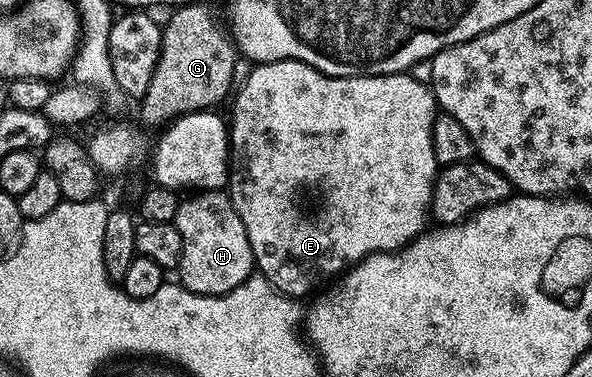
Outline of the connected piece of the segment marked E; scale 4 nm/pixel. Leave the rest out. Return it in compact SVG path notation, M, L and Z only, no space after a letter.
M287 58L284 62L264 62L256 65L255 70L243 82L243 87L234 95L235 111L229 117L229 197L233 208L237 212L237 216L241 216L241 224L245 226L245 232L249 236L249 244L251 251L255 257L255 265L258 273L266 278L272 286L281 294L296 300L303 300L310 290L315 290L323 282L323 274L335 274L346 271L355 265L356 262L362 262L364 258L370 254L381 254L384 252L394 252L403 249L408 242L415 241L420 234L428 229L429 211L431 209L431 193L435 187L435 179L437 177L437 163L435 161L435 153L433 152L433 140L431 133L433 132L433 124L437 117L437 103L434 94L431 93L428 83L419 82L410 72L400 72L397 74L360 74L354 78L331 78L327 74L323 74L320 70L314 70L312 66L307 66L303 62L296 62L294 58Z

